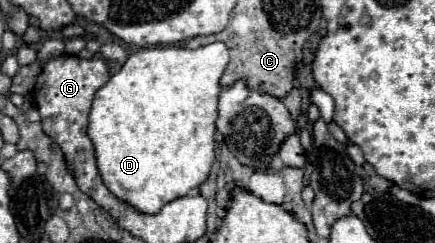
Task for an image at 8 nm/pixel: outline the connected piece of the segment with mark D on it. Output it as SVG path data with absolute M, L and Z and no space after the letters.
M212 42L196 50L186 50L180 46L142 48L130 54L120 72L116 72L96 92L88 136L96 150L100 176L116 198L132 204L140 212L156 214L164 204L200 188L214 162L218 96L222 92L220 78L228 66L228 60L228 48L224 42Z

